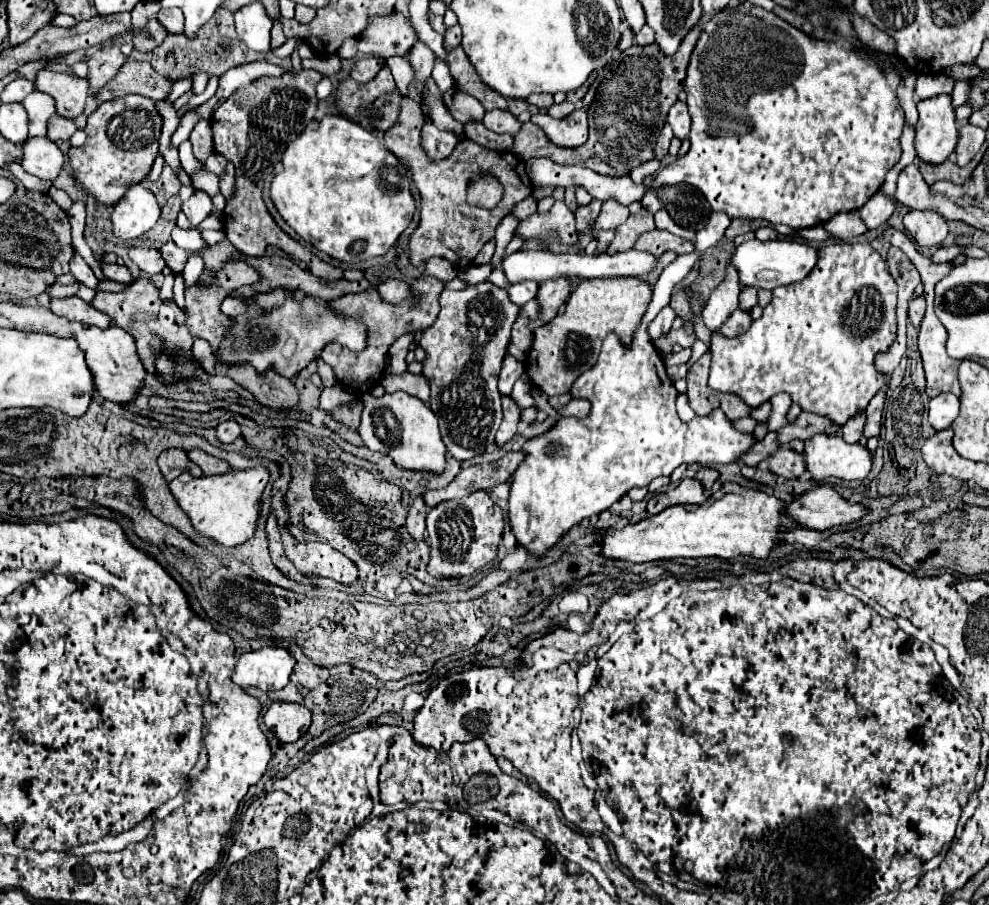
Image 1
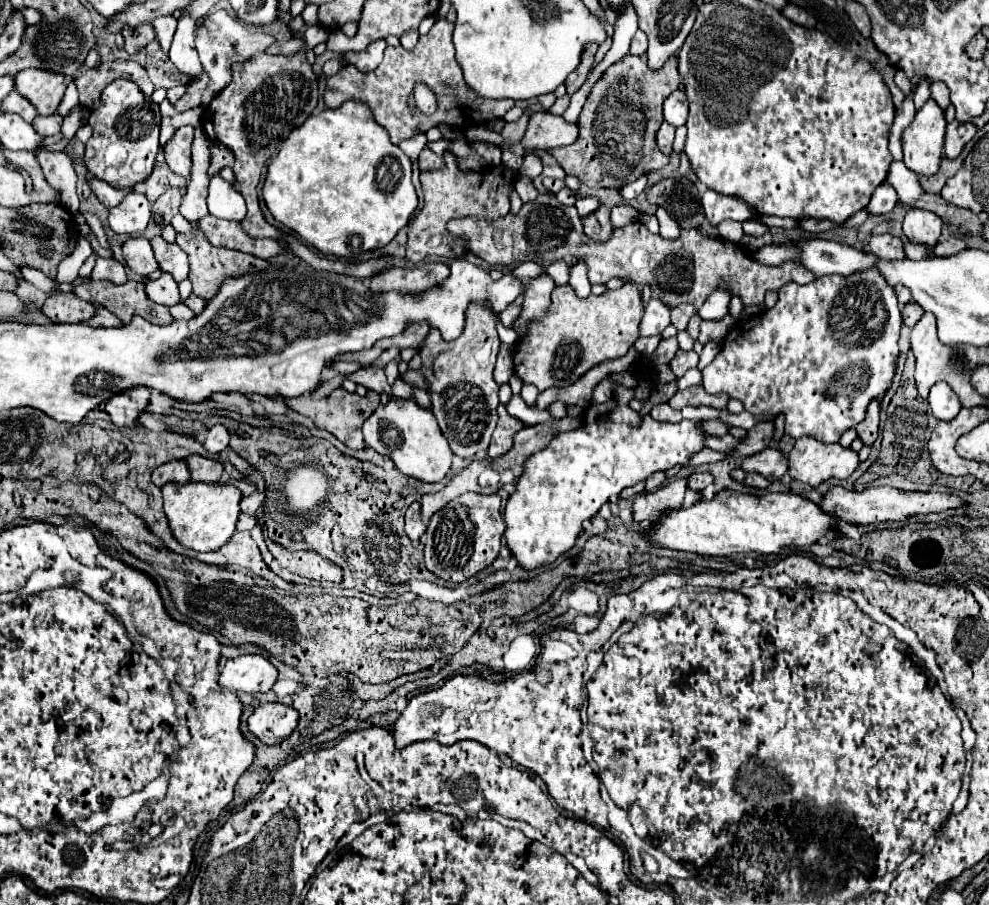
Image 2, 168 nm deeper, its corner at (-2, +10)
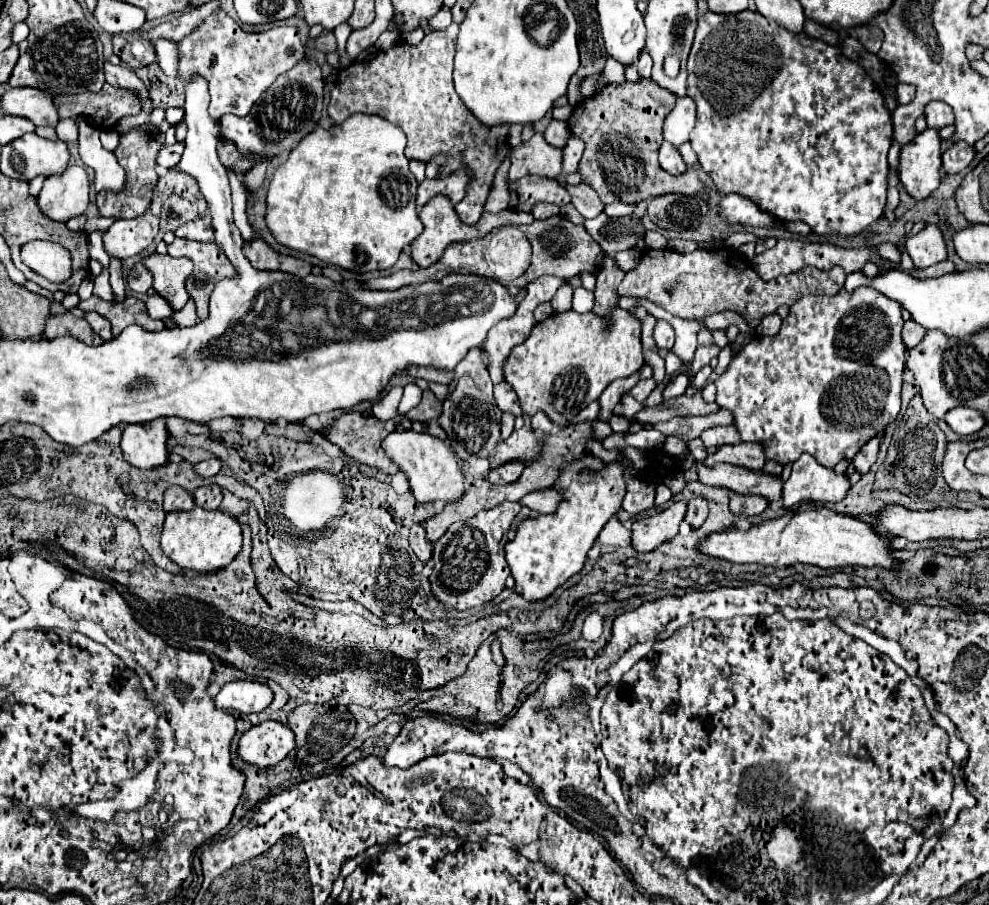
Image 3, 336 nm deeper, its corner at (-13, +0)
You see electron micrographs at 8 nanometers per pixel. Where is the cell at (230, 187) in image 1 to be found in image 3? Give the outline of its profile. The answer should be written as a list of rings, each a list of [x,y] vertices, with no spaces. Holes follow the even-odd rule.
[[[225,139],[219,141],[219,145],[217,145],[217,155],[219,155],[221,163],[223,163],[227,169],[235,171],[237,175],[247,173],[247,171],[253,167],[253,161],[241,157],[241,153],[237,151],[237,147],[235,147],[231,141],[225,141]]]

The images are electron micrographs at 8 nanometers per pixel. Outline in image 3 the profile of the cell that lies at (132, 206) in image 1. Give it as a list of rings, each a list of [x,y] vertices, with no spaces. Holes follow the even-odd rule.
[[[145,211],[135,219],[117,219],[105,231],[103,243],[109,255],[127,259],[141,253],[147,245],[151,245],[157,233],[159,233],[159,217],[155,217],[151,211]]]

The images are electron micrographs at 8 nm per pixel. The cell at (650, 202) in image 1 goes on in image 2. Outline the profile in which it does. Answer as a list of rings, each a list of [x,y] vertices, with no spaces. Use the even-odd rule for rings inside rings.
[[[658,207],[656,217],[659,221],[659,234],[663,238],[676,239],[679,235],[680,226],[663,207]]]

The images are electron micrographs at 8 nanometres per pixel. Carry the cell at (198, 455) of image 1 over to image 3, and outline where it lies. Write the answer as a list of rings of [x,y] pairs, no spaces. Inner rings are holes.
[[[201,485],[193,491],[193,497],[195,497],[195,503],[205,507],[205,509],[219,509],[219,503],[223,499],[223,493],[221,493],[221,487],[219,485]]]

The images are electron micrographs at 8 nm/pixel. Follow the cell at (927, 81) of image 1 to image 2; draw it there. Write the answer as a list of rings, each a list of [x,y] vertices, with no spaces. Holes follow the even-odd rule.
[[[922,81],[914,93],[914,105],[916,109],[922,109],[922,105],[930,99],[930,83],[928,81]]]

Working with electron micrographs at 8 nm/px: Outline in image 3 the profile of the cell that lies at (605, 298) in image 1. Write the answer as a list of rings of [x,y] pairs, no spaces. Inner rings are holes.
[[[613,307],[613,311],[609,315],[601,317],[593,311],[577,313],[577,311],[569,309],[563,313],[553,313],[545,321],[537,323],[533,327],[531,335],[511,351],[511,355],[503,367],[503,373],[505,373],[505,381],[509,385],[513,385],[513,389],[517,391],[523,413],[535,415],[537,411],[545,411],[555,425],[565,425],[587,403],[599,399],[599,395],[611,381],[639,371],[641,365],[643,365],[641,321],[631,311]]]

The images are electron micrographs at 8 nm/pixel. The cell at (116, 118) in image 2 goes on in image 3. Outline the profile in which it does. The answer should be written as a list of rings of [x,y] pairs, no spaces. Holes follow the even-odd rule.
[[[145,123],[141,127],[129,129],[127,133],[119,135],[119,147],[113,151],[119,165],[125,169],[127,179],[123,191],[101,191],[97,193],[97,205],[103,217],[119,217],[119,219],[133,219],[149,209],[155,185],[157,185],[157,151],[161,149],[161,133],[159,127],[153,123]]]

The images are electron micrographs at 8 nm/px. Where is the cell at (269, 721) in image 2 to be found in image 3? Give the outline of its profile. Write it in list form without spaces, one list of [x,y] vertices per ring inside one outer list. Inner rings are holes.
[[[263,721],[243,733],[239,741],[239,755],[259,767],[277,765],[295,749],[295,735],[291,727],[279,721]]]

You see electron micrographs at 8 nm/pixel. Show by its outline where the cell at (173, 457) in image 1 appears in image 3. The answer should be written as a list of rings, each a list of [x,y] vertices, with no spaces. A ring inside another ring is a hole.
[[[175,485],[165,491],[165,503],[163,503],[165,511],[183,511],[183,509],[189,511],[193,507],[195,507],[195,499],[187,489]]]

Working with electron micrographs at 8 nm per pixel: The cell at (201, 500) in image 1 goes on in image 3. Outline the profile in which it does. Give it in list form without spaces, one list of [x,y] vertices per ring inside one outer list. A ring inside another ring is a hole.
[[[195,505],[191,511],[171,511],[165,517],[161,547],[175,563],[199,573],[213,573],[227,567],[241,549],[241,525],[225,511],[207,511]]]

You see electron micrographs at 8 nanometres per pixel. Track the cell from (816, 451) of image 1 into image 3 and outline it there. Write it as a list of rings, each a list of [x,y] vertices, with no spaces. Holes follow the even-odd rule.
[[[805,453],[793,463],[791,477],[783,485],[783,507],[791,509],[803,501],[837,503],[845,499],[849,489],[851,483],[845,473],[837,473]]]

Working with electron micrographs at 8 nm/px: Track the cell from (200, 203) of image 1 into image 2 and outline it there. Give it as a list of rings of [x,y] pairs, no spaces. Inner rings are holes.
[[[198,127],[196,135],[194,135],[194,145],[192,145],[190,179],[188,179],[186,193],[184,193],[182,205],[180,205],[180,215],[190,223],[198,223],[208,213],[206,197],[208,195],[208,183],[210,183],[209,161],[208,137],[206,137],[204,129]]]

